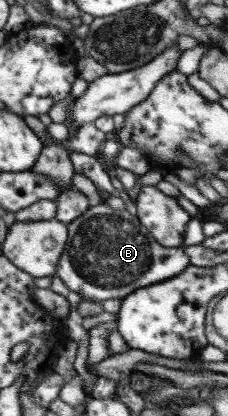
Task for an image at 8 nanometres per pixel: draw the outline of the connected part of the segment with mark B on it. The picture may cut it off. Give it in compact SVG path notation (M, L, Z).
M105 203L90 206L79 218L69 222L67 228L67 244L59 258L56 275L71 292L75 291L79 296L85 296L93 302L105 302L109 298L122 301L123 298L127 298L127 294L173 278L191 265L189 255L183 251L183 248L159 244L136 216L127 210L115 210Z

